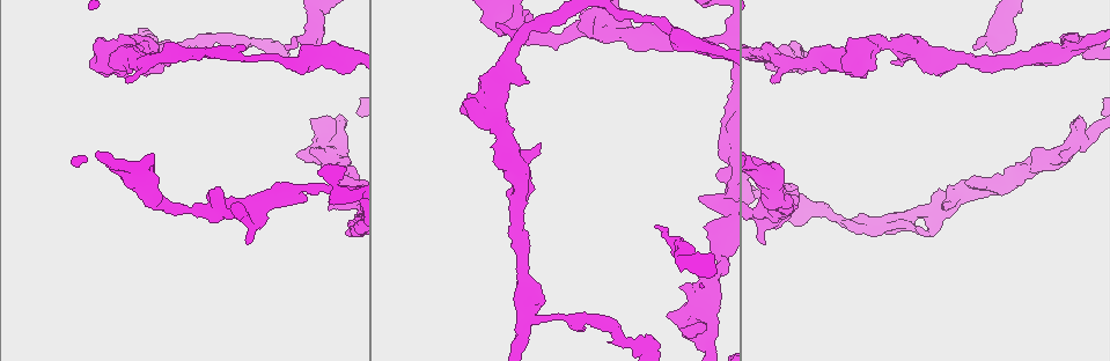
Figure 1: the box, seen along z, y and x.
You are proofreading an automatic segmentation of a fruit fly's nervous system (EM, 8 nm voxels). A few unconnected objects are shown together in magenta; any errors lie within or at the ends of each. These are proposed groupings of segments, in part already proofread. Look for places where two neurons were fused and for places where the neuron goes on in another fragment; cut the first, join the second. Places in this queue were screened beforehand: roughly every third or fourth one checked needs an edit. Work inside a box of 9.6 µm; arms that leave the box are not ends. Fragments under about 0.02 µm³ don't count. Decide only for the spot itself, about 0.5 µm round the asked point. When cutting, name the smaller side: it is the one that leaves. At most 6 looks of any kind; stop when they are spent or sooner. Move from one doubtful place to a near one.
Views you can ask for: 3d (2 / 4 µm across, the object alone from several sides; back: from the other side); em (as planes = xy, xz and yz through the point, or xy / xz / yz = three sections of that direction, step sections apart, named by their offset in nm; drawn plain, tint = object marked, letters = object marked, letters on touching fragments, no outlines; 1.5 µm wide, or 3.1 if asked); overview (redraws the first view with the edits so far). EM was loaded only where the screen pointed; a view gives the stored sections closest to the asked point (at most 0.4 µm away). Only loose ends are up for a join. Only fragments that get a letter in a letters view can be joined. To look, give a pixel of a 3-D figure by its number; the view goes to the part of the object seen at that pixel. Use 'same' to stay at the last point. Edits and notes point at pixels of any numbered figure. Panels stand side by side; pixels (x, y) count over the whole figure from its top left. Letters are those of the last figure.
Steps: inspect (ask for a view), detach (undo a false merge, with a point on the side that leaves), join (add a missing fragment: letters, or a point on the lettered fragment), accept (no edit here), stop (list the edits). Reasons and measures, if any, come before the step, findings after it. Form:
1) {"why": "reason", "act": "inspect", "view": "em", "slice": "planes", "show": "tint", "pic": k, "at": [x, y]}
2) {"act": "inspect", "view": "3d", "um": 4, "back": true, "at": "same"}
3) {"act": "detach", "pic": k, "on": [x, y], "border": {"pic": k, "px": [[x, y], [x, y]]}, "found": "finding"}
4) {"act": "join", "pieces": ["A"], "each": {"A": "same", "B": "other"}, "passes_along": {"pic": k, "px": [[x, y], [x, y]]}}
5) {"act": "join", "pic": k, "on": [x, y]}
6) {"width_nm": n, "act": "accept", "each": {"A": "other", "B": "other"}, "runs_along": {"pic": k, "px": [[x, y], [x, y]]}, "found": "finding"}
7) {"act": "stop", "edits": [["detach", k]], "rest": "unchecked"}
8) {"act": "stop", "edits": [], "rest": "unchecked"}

{"why": "free end", "act": "inspect", "view": "3d", "um": 4, "back": true, "pic": 1, "at": [286, 46]}

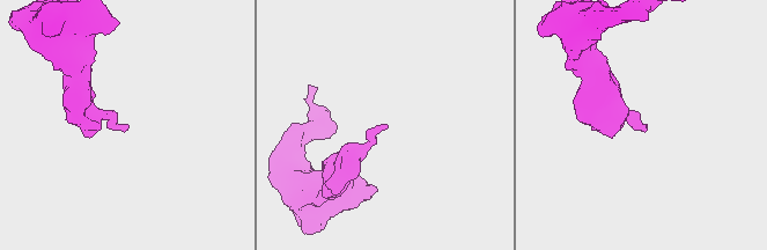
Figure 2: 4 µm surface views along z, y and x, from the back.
{"why": "now the EM", "act": "inspect", "view": "em", "slice": "xz", "step": 4, "show": "letters", "pic": 2, "at": [385, 126]}

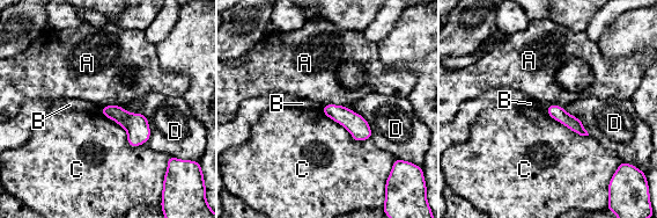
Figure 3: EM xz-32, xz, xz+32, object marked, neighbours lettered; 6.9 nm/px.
{"width_nm": 100, "act": "accept", "each": {"A": "other", "B": "other", "C": "other", "D": "other"}, "runs_along": {"pic": 3, "px": [[550, 109], [574, 123], [583, 132]]}, "found": "no lettered fragment goes on from it"}

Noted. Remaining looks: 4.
{"why": "thin neck", "act": "inspect", "view": "em", "slice": "planes", "show": "tint", "pic": 1, "at": [190, 43]}

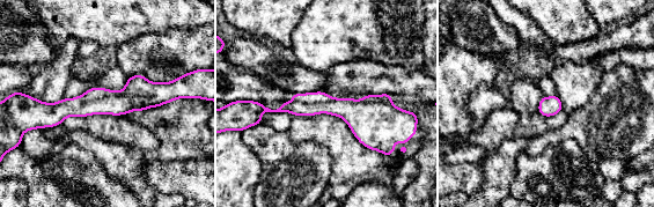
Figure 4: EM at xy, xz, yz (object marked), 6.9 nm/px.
{"why": "see the neighbours", "act": "inspect", "view": "em", "slice": "planes", "show": "letters", "at": "same"}

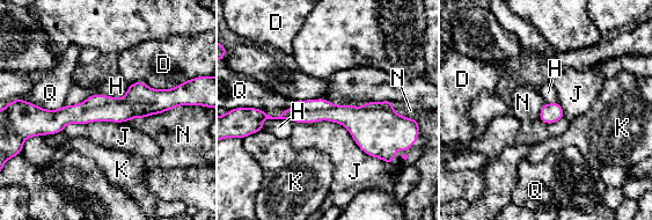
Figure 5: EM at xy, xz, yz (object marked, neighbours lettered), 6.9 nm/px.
{"act": "accept", "each": {"D": "other", "H": "other", "J": "other", "K": "other", "N": "other", "Q": "other"}, "found": "all the same neuron"}

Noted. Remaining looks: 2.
{"why": "branch stops here", "act": "inspect", "view": "em", "slice": "planes", "show": "letters", "pic": 1, "at": [260, 228]}

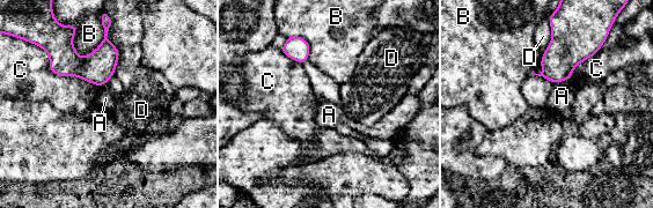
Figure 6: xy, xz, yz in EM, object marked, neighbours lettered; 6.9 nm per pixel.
{"act": "accept", "each": {"A": "other", "B": "other", "C": "other", "D": "other"}, "border": {"pic": 6, "px": [[569, 79], [554, 84]]}, "found": "no lettered fragment goes on from it"}

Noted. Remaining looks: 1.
{"act": "stop", "edits": [], "rest": "unchecked"}

